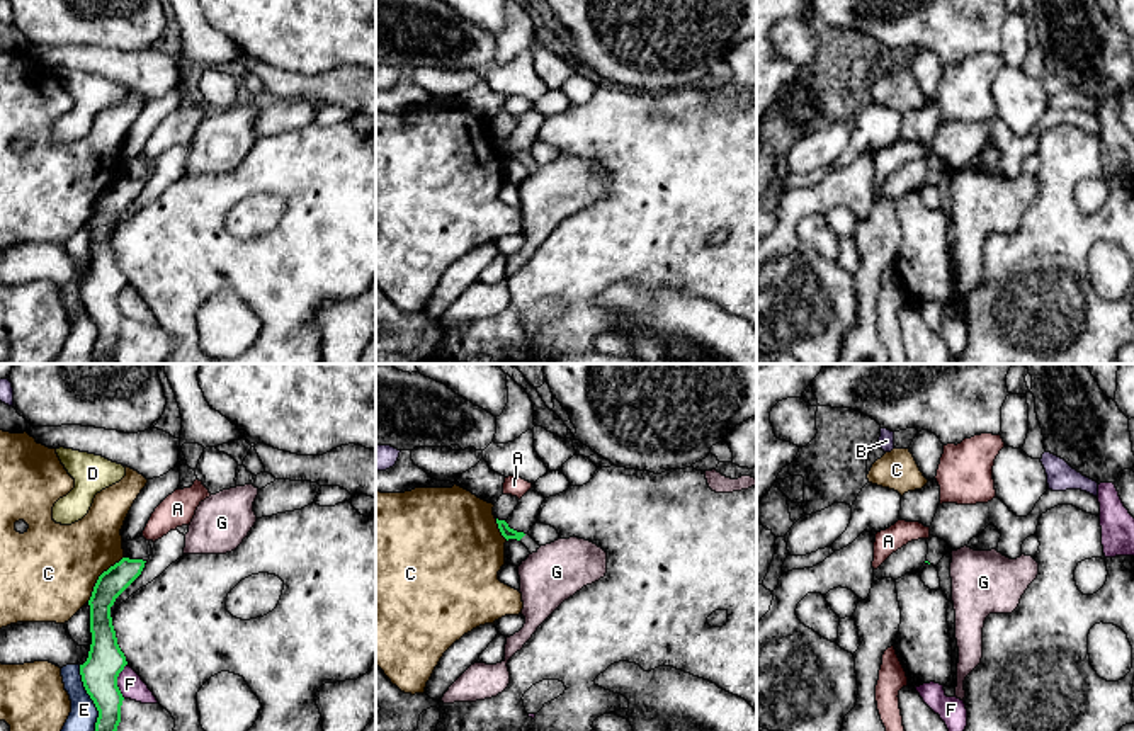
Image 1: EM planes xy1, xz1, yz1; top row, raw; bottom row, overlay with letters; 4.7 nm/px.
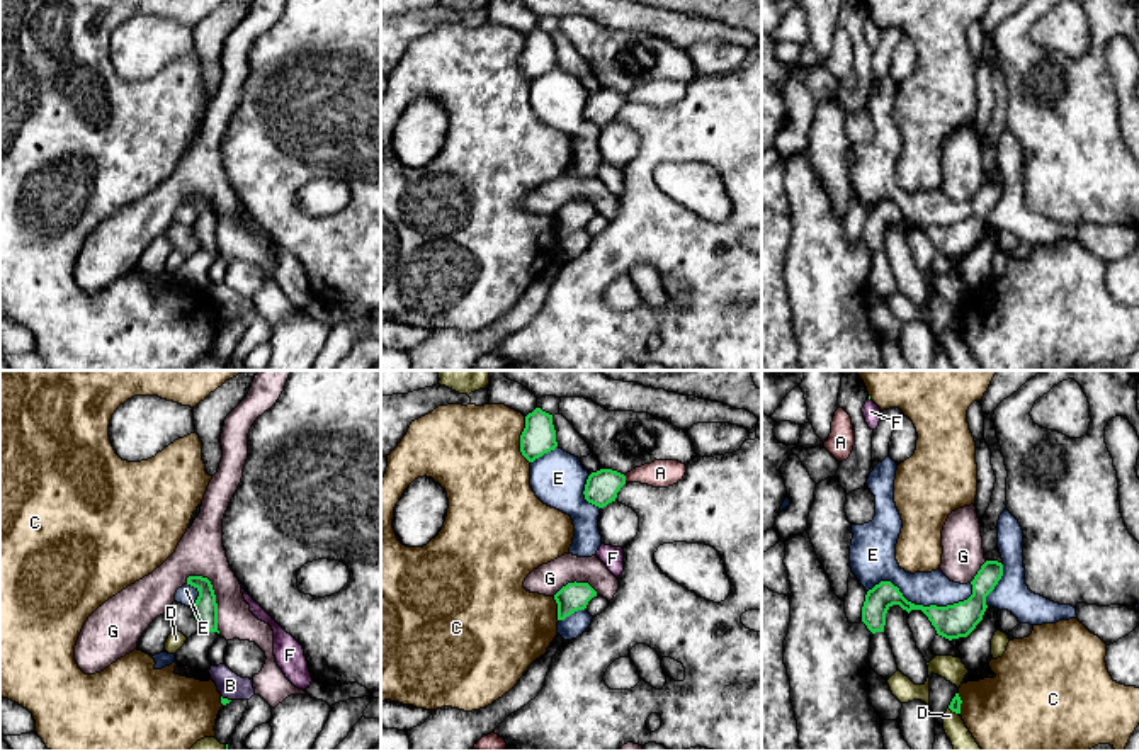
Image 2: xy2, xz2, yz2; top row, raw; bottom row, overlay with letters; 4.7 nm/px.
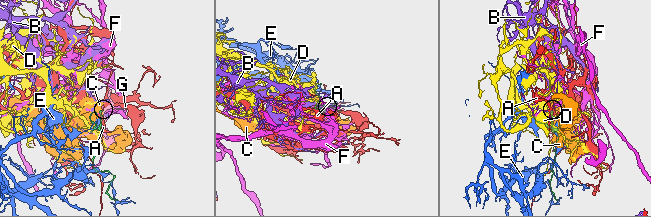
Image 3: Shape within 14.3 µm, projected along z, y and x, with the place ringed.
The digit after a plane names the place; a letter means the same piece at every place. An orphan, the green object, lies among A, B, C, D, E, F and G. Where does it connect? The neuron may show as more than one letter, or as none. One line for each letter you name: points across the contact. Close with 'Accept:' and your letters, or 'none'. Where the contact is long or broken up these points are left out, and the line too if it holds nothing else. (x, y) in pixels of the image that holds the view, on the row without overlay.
Accept: none

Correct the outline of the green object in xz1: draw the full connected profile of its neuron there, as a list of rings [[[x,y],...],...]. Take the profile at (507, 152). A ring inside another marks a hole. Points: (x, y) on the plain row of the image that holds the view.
[[[496,138],[496,143],[498,143],[498,148],[502,151],[502,155],[508,160],[508,158],[517,158],[520,160],[527,168],[529,172],[537,172],[537,168],[541,167],[529,153],[524,153],[524,151],[517,151],[513,148],[508,146],[508,143],[505,139],[498,139]]]

